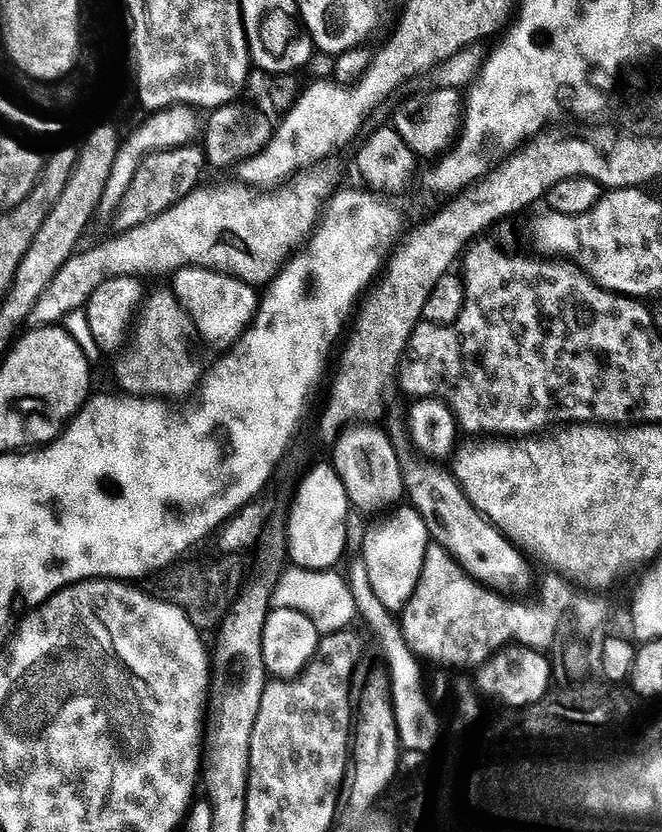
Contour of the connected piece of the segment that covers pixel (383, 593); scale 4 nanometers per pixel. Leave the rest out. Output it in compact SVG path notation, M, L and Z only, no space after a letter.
M399 507L392 514L394 515L392 518L369 532L364 540L364 553L362 553L378 600L393 614L401 613L417 590L430 543L429 525L421 511L404 507Z

